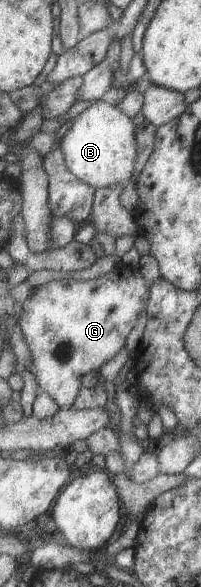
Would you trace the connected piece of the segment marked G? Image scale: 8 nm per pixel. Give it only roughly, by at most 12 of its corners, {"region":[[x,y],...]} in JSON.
{"region":[[137,266],[29,292],[17,326],[39,391],[71,408],[80,378],[145,311]]}

